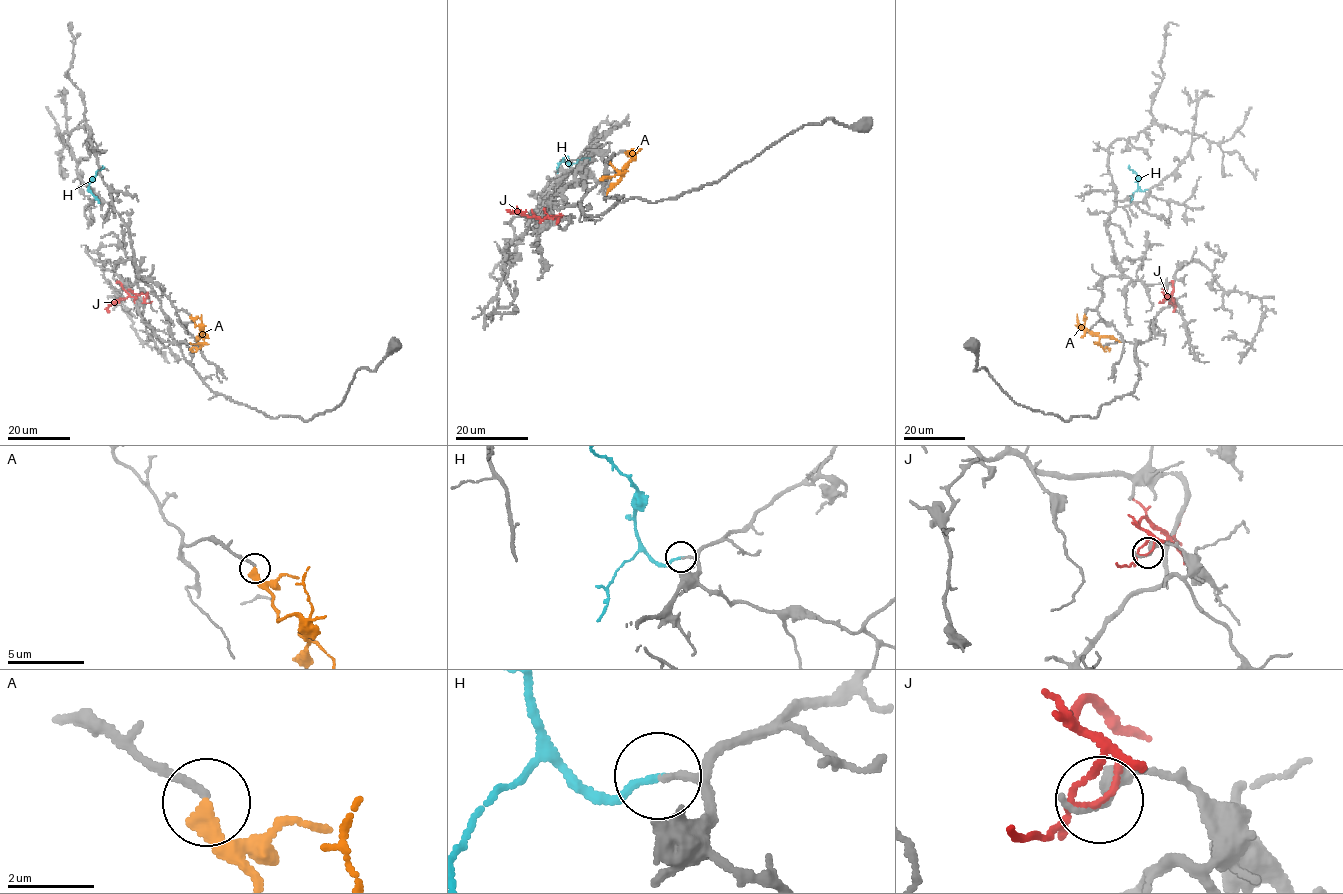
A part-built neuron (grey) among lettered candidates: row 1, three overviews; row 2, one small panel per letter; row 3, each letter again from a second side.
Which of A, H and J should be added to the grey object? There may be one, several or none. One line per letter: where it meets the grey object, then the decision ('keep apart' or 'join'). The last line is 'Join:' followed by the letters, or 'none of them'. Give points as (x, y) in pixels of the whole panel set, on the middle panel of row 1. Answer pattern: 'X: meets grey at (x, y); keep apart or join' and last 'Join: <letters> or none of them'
A: meets grey at (627, 152); keep apart
H: meets grey at (557, 171); join
J: meets grey at (553, 218); keep apart
Join: H

